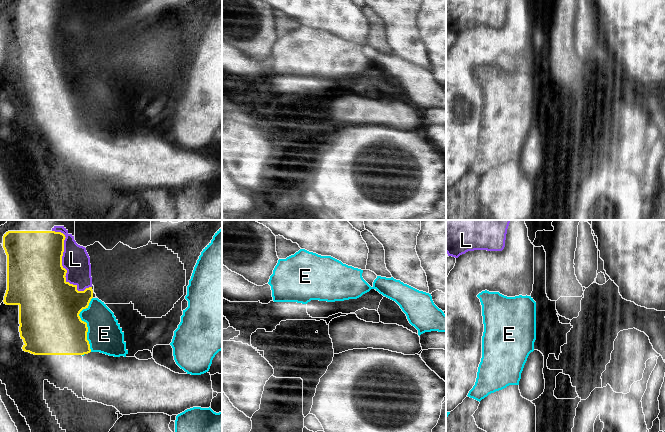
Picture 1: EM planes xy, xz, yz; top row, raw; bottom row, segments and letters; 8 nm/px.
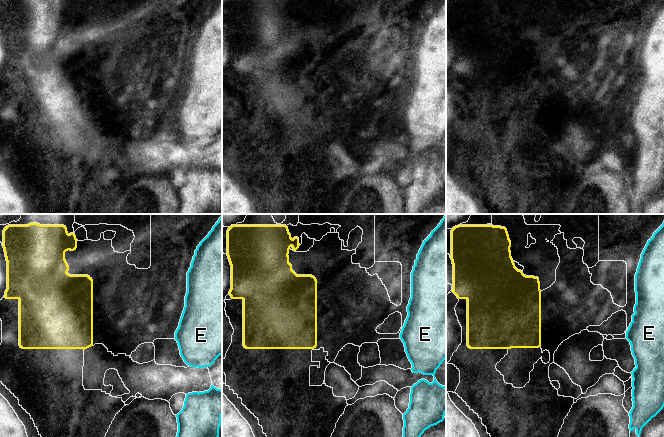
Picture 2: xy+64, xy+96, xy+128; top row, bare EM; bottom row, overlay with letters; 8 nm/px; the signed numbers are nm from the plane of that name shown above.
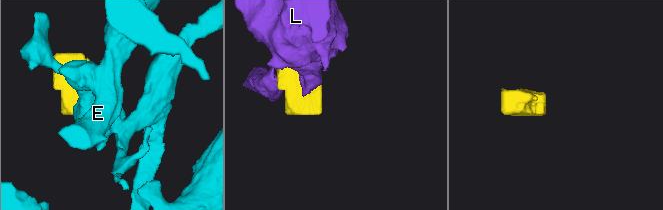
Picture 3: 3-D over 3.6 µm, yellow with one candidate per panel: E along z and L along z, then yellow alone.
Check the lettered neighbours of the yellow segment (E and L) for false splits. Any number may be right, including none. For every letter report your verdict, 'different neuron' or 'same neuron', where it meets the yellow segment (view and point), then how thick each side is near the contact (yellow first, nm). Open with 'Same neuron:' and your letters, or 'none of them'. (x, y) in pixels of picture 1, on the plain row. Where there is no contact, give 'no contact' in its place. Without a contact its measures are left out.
Same neuron: none of them
E: different neuron | xy (86, 99) | 420/280 nm
L: different neuron | xy (61, 41) | 480/220 nm

